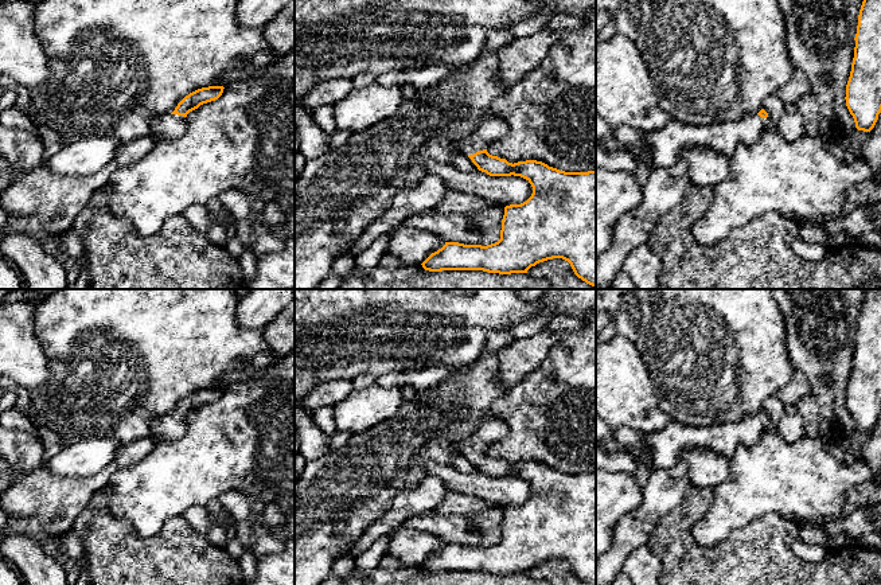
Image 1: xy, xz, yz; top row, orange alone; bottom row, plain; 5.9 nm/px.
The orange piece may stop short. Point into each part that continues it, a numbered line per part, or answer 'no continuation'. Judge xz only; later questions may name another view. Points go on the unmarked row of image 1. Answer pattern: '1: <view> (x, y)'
1: xz (490, 431)

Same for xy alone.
1: xy (166, 428)

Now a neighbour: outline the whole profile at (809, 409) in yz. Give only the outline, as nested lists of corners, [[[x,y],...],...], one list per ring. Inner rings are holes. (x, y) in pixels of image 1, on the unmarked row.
[[[810,391],[804,398],[802,398],[795,405],[798,413],[800,414],[806,436],[818,438],[819,437],[819,405],[815,401],[812,393]]]

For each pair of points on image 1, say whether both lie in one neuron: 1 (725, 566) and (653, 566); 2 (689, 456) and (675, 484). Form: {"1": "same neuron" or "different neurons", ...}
{"1": "different neurons", "2": "different neurons"}

